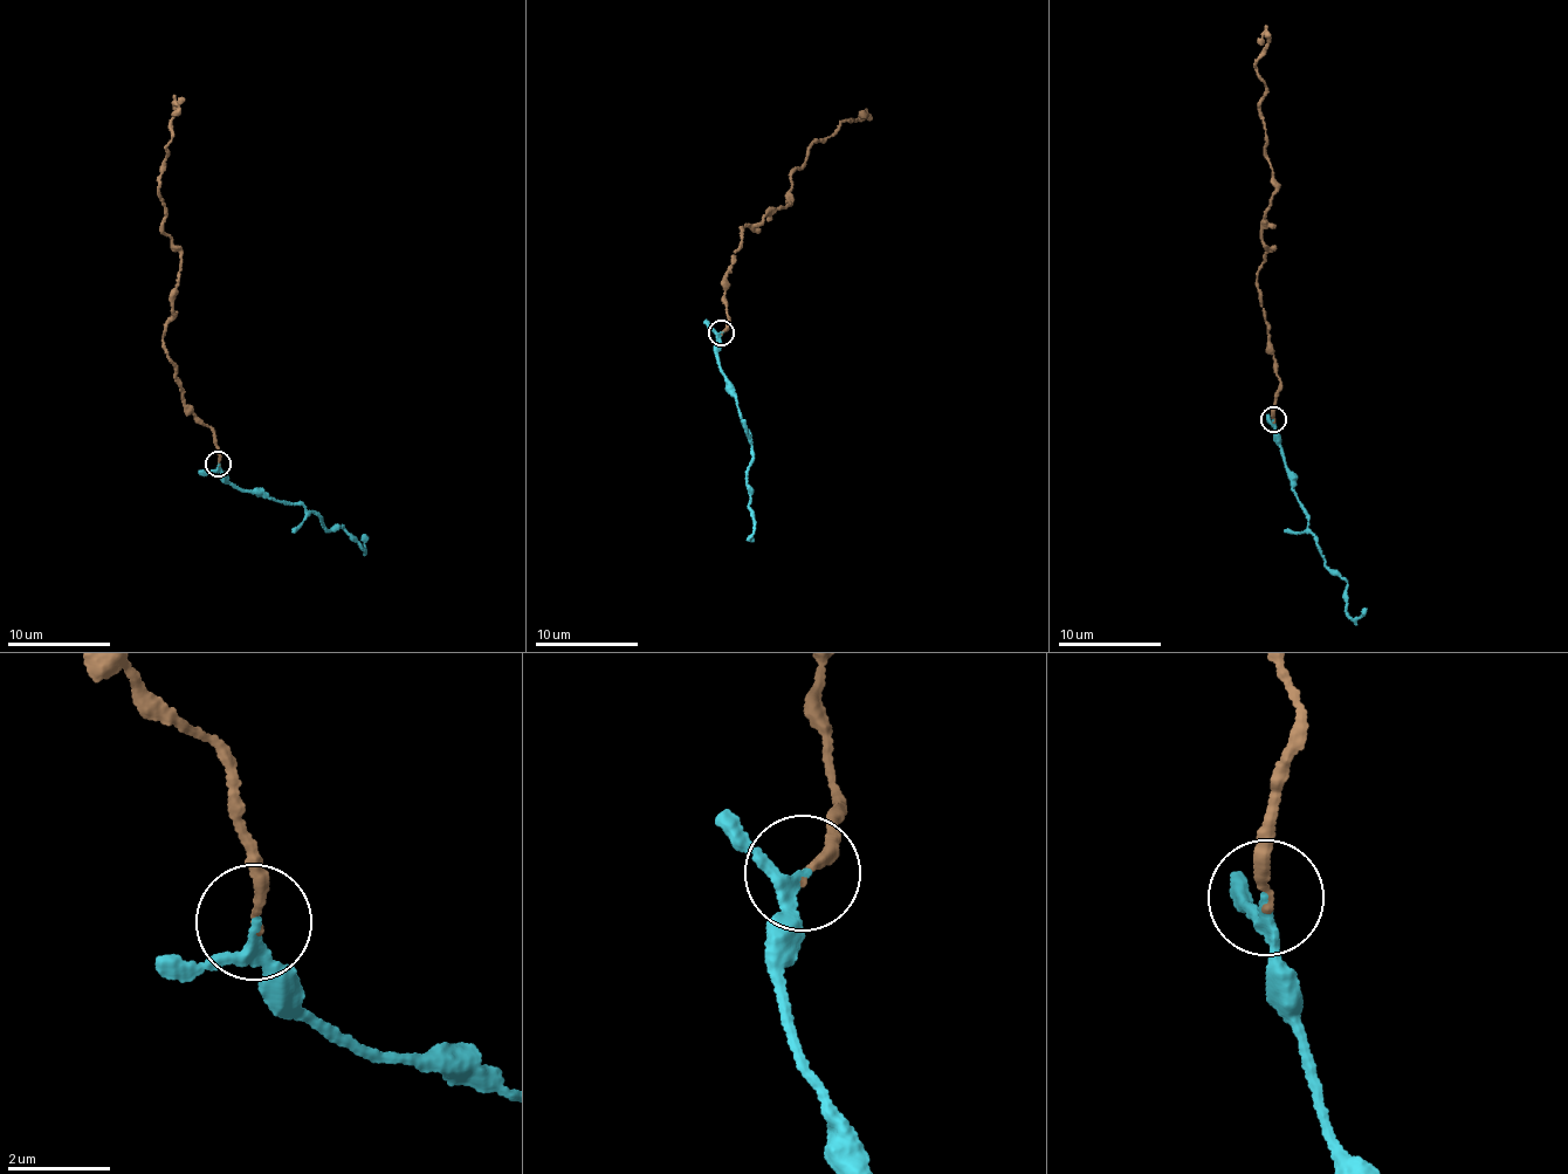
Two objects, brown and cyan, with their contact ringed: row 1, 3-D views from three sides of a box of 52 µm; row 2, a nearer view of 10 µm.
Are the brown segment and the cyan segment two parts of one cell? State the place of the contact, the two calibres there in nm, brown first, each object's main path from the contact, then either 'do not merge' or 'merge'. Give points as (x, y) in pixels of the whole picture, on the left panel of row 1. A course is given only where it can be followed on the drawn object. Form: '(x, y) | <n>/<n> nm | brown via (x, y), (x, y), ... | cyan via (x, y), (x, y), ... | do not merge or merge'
(218, 464) | 180/170 nm | brown via (218, 462), (213, 432), (184, 403), (162, 337), (180, 254), (162, 230), (159, 180), (174, 104), (184, 97) | cyan via (218, 462), (221, 479), (304, 507), (320, 517), (328, 530), (336, 524), (362, 548), (363, 534) | merge

